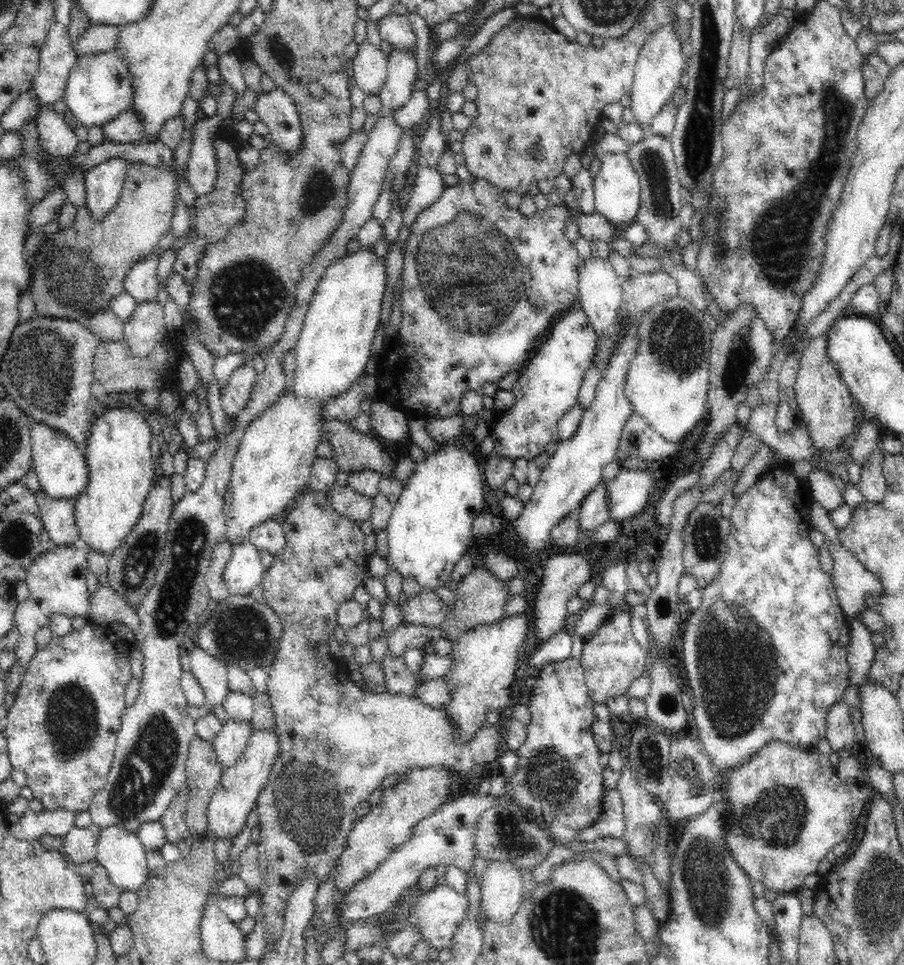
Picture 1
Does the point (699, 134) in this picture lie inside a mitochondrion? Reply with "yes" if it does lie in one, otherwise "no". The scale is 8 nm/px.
yes

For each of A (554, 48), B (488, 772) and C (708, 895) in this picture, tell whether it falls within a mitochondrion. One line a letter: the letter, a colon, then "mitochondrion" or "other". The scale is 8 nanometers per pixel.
A: other
B: other
C: mitochondrion

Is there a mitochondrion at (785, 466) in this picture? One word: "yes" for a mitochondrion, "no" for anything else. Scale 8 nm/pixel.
no

